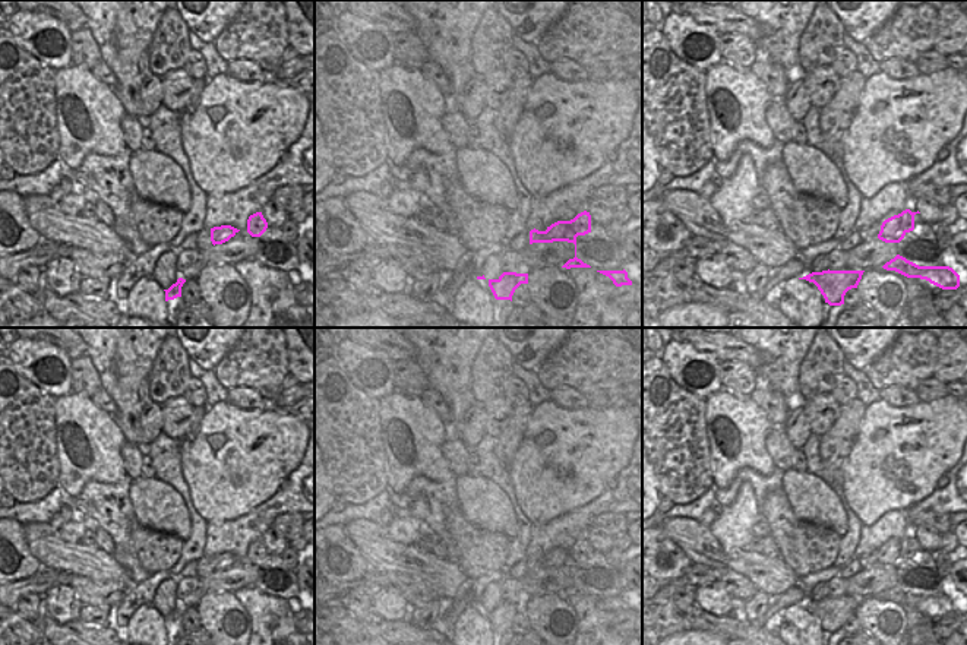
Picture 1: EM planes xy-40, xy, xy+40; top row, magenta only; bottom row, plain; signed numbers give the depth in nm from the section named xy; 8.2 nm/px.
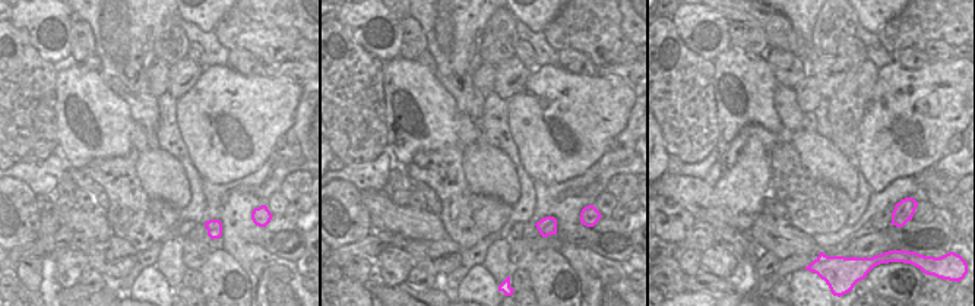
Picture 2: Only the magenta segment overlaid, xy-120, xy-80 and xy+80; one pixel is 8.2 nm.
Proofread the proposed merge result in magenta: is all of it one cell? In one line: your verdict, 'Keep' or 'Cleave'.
Keep

